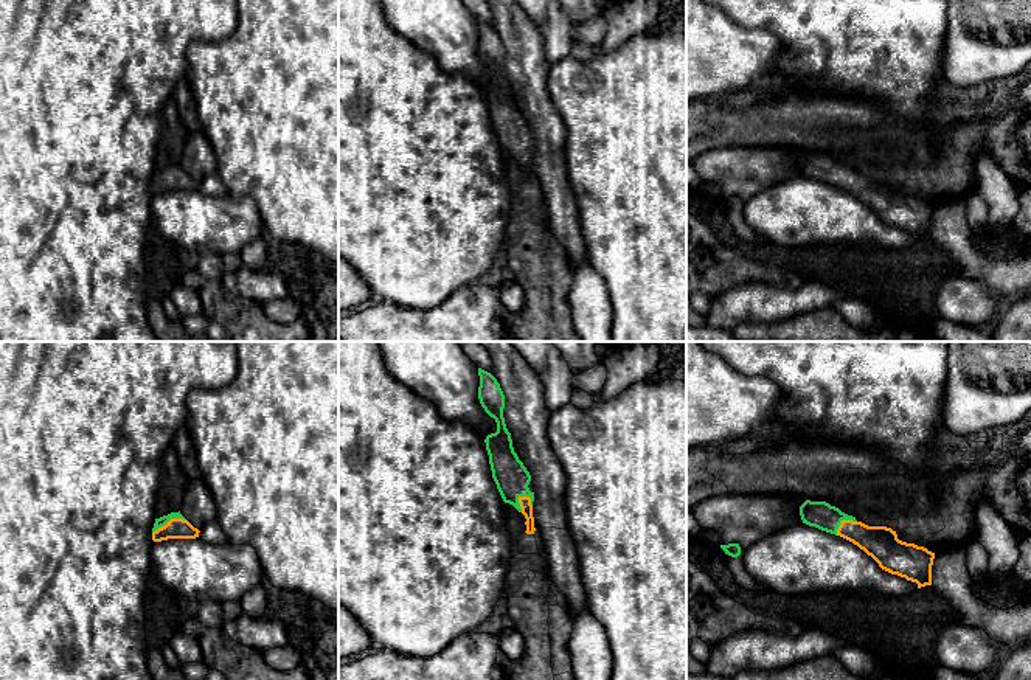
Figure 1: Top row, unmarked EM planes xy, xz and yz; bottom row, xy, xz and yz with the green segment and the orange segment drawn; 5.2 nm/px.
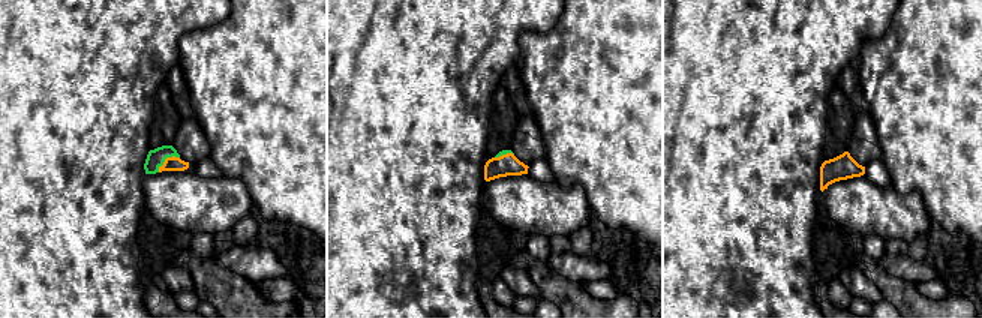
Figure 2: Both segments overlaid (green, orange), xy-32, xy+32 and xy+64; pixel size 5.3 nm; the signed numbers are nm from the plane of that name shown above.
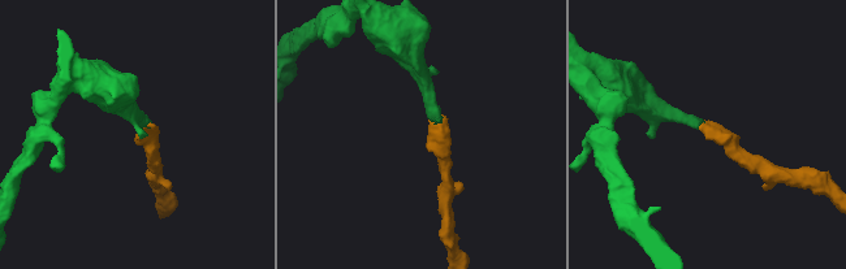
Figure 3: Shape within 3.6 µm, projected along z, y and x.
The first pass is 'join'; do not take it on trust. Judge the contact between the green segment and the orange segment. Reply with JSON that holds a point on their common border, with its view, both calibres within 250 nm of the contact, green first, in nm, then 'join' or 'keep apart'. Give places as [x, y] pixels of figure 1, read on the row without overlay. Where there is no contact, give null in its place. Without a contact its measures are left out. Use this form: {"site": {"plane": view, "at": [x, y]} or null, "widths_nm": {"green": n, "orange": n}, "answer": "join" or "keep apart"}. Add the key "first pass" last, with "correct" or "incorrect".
{"site": {"plane": "xy", "at": [168, 173]}, "widths_nm": {"green": 50, "orange": 110}, "answer": "join", "first pass": "correct"}

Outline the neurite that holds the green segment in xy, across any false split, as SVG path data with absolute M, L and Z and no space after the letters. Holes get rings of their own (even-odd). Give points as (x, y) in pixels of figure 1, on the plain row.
M179 163L155 171L152 193L161 194L168 191L196 191L199 189L199 185L200 183L194 180Z

